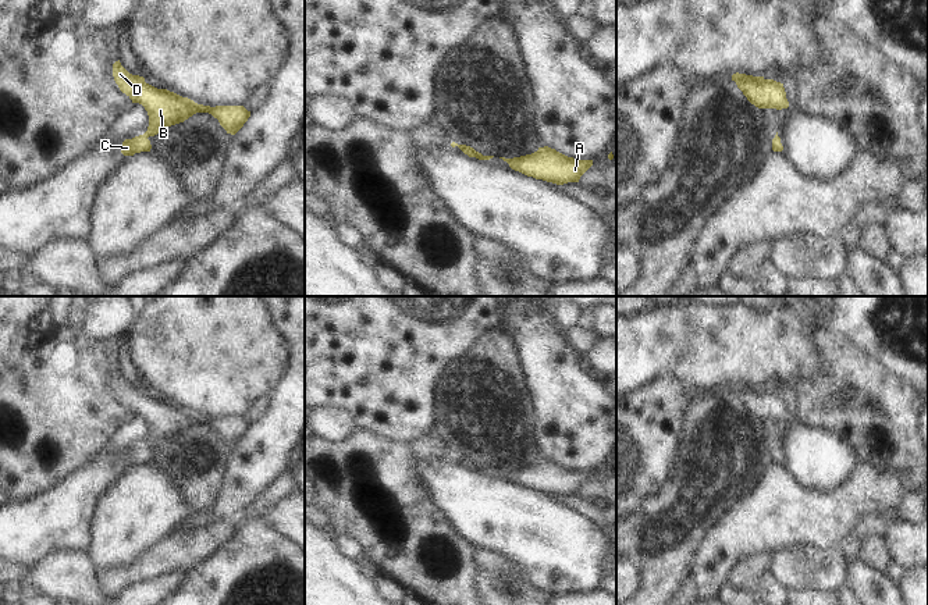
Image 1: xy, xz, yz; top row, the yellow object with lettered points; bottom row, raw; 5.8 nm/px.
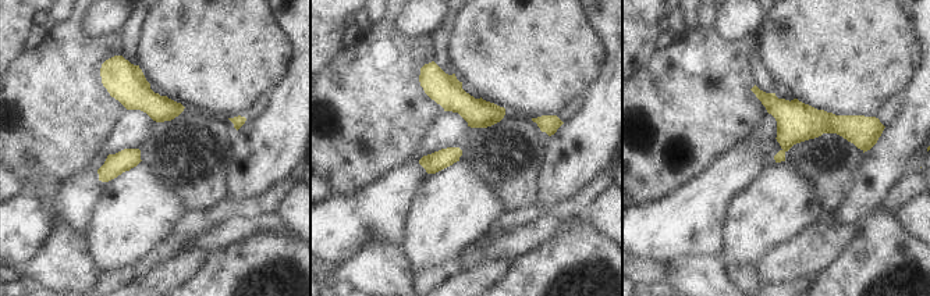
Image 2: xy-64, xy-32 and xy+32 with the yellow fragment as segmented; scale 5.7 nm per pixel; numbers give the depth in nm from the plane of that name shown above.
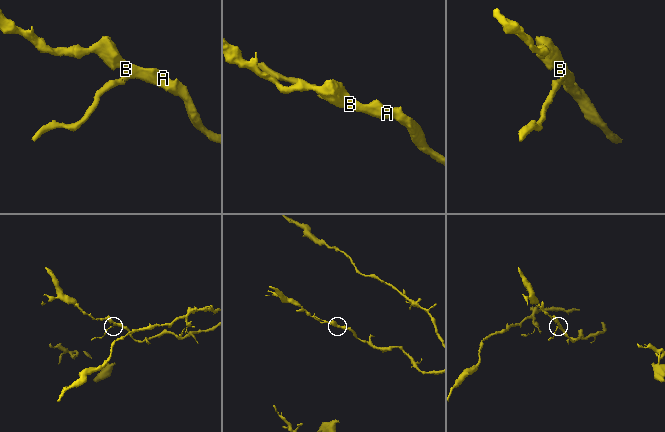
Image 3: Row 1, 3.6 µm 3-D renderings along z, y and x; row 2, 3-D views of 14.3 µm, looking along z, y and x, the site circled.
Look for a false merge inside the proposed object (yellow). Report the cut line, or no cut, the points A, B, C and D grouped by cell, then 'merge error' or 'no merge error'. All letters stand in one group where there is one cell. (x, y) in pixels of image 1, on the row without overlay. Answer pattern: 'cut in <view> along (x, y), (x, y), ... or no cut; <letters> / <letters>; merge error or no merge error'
cut in xy along (144, 445), (148, 448); A B D / C; merge error

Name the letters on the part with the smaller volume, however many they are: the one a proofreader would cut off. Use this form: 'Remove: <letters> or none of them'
Remove: C

